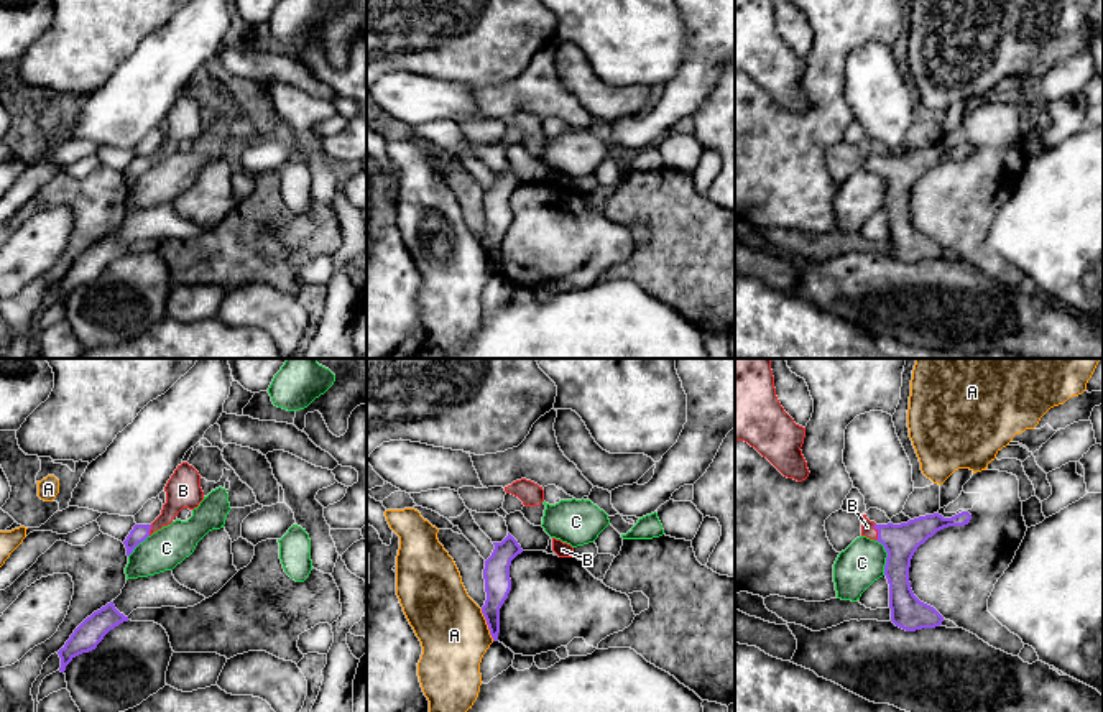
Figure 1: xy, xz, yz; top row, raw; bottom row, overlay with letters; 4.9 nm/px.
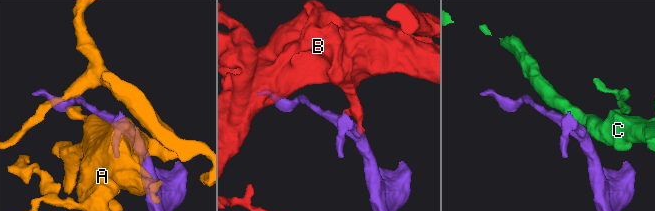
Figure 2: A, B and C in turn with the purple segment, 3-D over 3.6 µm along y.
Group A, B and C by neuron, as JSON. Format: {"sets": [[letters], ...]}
{"sets": [["A"], ["B"], ["C"]]}

